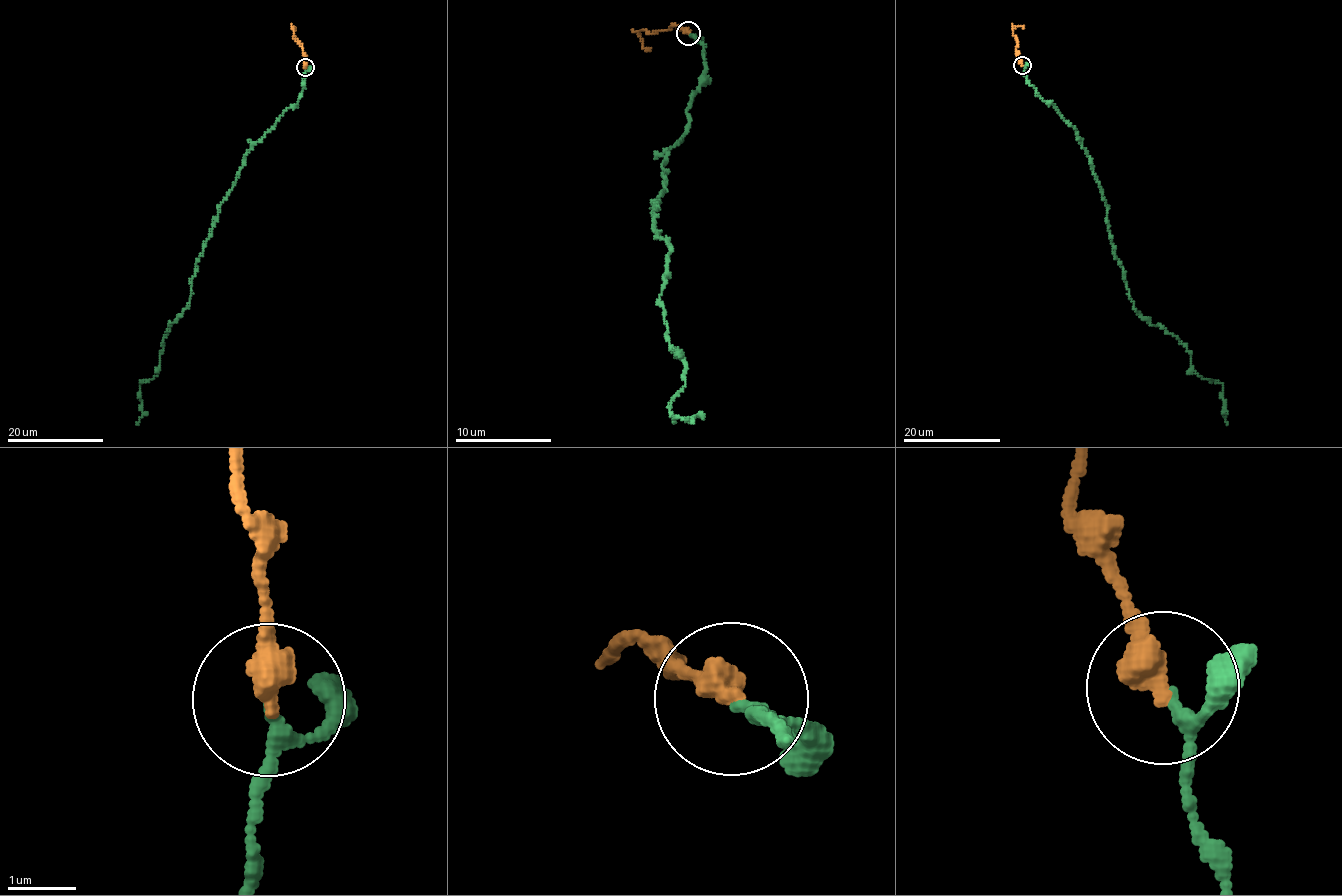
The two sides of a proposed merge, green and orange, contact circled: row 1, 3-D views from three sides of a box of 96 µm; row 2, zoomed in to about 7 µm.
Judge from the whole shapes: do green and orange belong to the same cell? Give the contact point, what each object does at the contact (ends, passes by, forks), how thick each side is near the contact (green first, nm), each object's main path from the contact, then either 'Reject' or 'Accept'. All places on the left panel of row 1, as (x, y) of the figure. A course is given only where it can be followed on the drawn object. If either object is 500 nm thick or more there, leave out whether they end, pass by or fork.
Place: (305, 67). At the ring green passes by. At the ring orange ends. Thickness 160 nm (green) against 440 nm. Course of green: (305, 68), (298, 102), (252, 145), (218, 208), (189, 302), (169, 323), (158, 374), (140, 382), (136, 424). Course of orange: (305, 67), (303, 49), (293, 28), (296, 31). Accept

